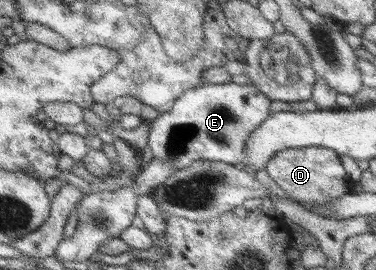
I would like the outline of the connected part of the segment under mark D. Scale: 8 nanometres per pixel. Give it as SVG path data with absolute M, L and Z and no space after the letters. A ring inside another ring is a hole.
M290 148L274 154L268 161L265 171L289 199L308 203L312 207L322 207L330 201L338 201L346 193L351 193L356 184L341 165L341 157L330 148Z

